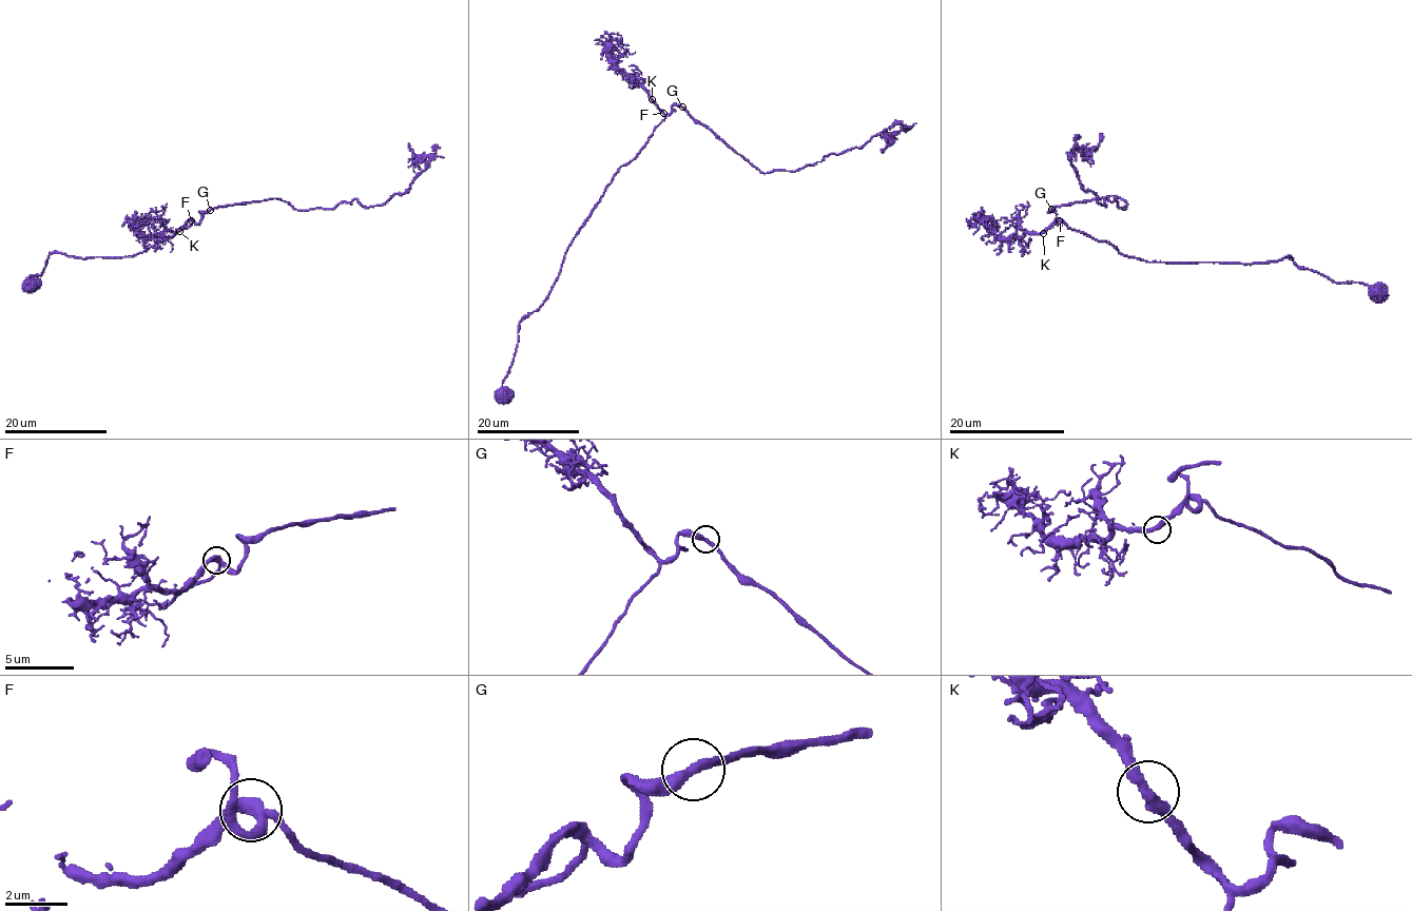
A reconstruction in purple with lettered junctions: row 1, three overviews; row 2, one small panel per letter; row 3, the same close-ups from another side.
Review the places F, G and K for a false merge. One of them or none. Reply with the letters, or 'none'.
none

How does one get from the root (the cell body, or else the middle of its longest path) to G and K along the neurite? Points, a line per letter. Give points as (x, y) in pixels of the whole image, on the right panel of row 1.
G: (1066, 225), (1056, 221), (1051, 209)
K: (1066, 225), (1055, 221), (1043, 233)

